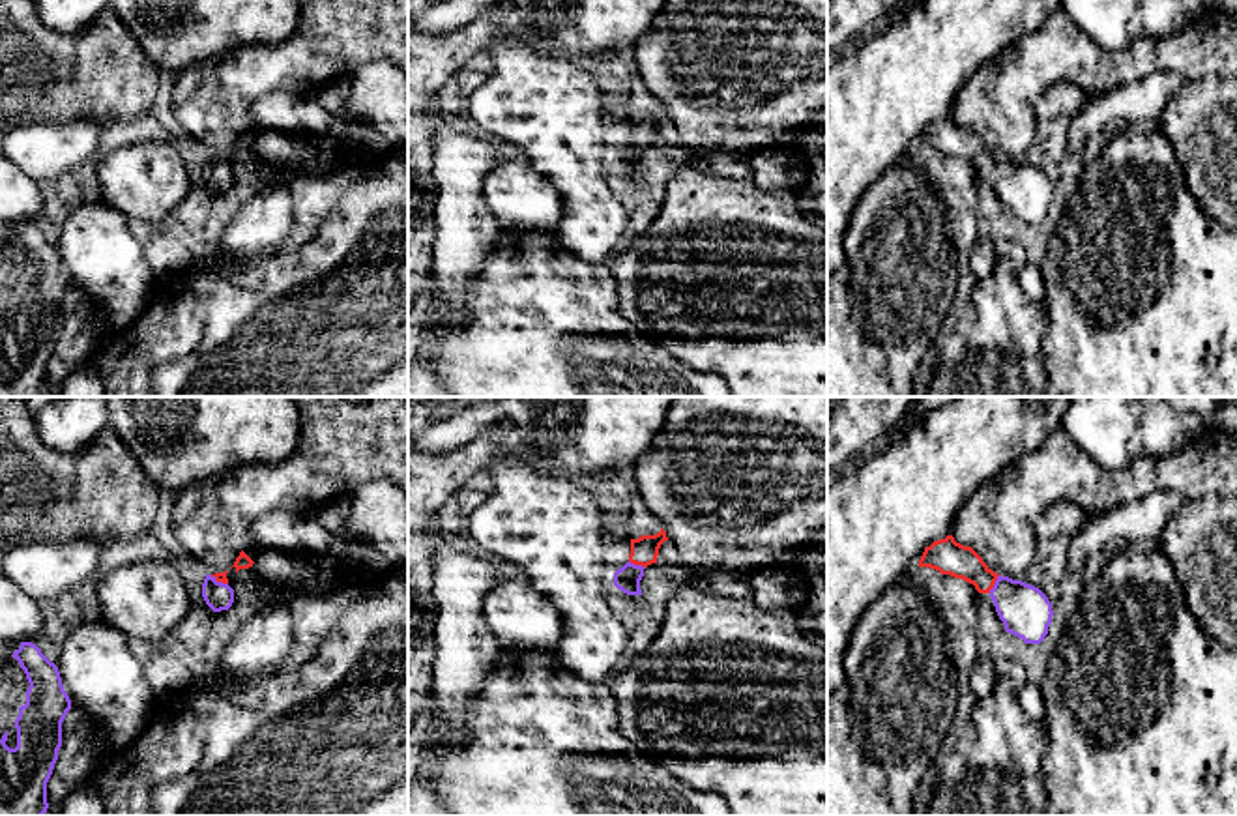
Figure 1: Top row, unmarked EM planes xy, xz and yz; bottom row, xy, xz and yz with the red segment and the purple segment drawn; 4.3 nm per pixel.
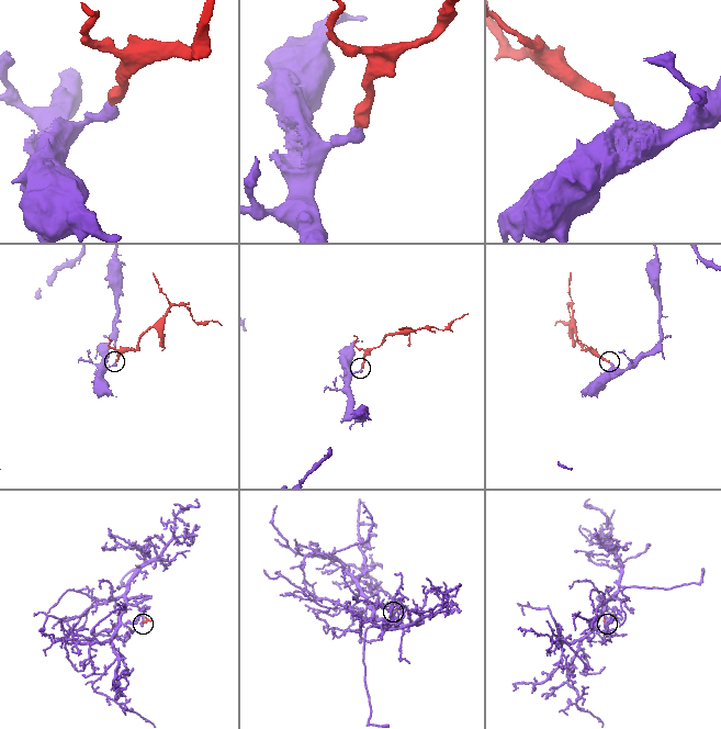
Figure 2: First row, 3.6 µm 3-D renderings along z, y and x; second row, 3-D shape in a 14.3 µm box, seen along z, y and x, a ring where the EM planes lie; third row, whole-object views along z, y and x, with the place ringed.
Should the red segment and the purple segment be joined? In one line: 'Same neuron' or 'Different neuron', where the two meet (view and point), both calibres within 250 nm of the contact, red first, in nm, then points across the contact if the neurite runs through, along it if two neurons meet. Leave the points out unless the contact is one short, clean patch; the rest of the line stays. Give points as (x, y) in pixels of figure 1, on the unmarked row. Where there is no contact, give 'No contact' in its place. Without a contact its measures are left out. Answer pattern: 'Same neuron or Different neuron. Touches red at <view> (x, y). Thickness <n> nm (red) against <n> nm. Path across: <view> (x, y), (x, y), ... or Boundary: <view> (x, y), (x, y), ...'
Same neuron. Touches red at yz (994, 163). Thickness 150 nm (red) against 220 nm. Path across: yz (947, 137), (994, 163), (1026, 193)

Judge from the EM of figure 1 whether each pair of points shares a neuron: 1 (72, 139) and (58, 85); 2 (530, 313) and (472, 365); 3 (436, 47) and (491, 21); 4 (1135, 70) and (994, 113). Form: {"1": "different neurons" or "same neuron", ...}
{"1": "different neurons", "2": "same neuron", "3": "same neuron", "4": "same neuron"}

